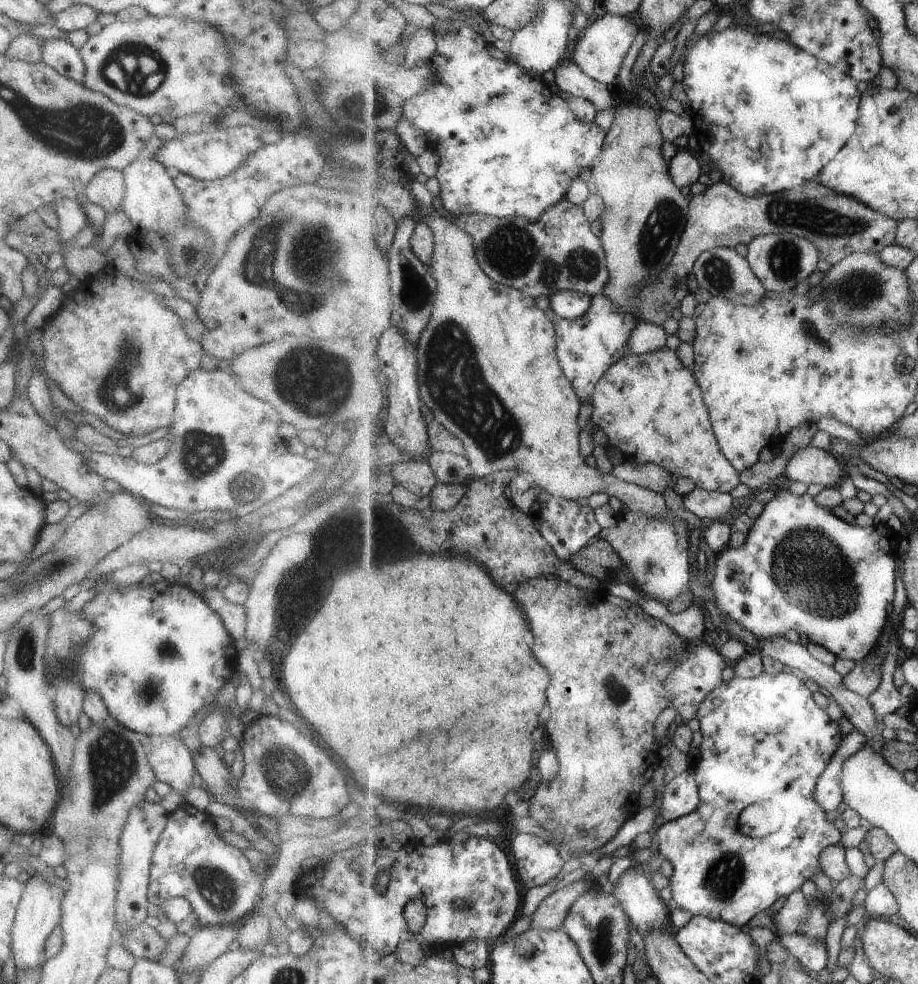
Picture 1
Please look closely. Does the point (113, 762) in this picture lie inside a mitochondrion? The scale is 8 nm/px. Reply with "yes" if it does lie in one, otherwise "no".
yes

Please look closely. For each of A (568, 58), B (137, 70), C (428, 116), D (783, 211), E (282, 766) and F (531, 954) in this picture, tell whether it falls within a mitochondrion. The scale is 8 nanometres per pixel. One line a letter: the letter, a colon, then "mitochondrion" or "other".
A: other
B: mitochondrion
C: other
D: mitochondrion
E: mitochondrion
F: other

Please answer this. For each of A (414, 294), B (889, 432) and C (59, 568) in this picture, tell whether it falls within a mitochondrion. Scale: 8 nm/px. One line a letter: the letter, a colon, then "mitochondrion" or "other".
A: mitochondrion
B: other
C: mitochondrion

